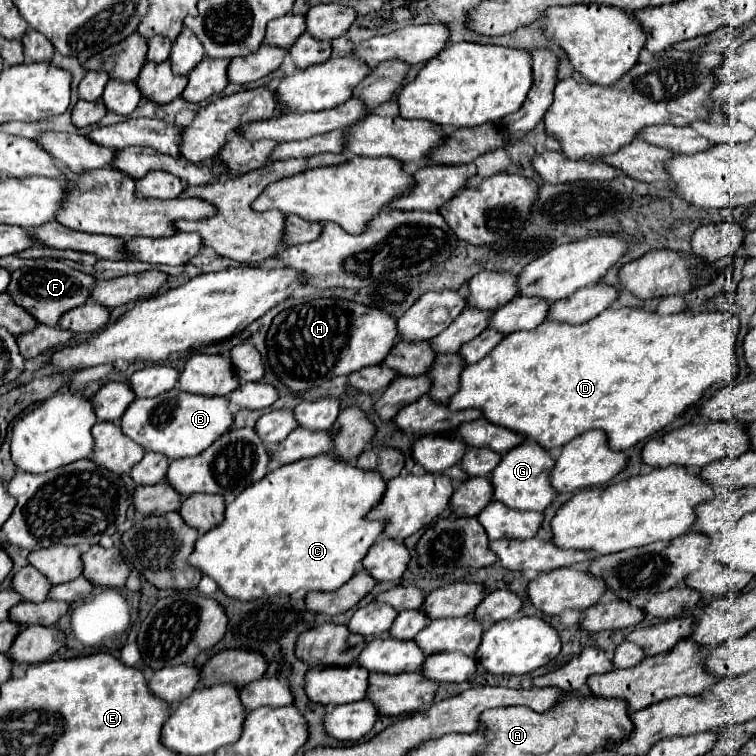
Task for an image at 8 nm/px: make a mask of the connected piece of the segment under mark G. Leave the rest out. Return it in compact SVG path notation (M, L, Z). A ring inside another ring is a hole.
M534 441L520 443L502 455L496 469L490 473L494 487L494 501L504 503L508 509L516 511L544 511L556 497L554 489L548 483L548 471L554 467L554 459L546 449L540 449Z

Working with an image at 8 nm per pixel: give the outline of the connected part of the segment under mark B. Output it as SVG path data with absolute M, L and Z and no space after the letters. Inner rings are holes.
M178 387L152 399L134 401L122 415L120 427L126 437L152 453L164 453L168 459L194 457L210 447L232 425L232 411L226 397L202 397L182 393Z

